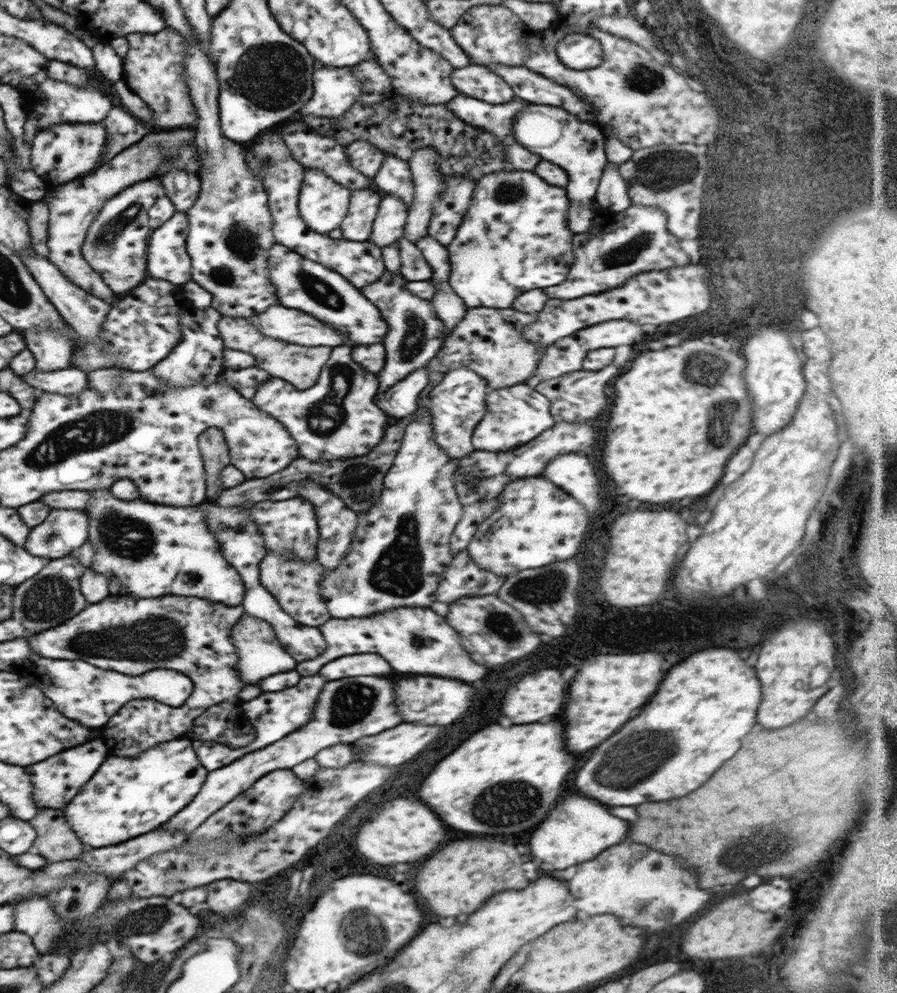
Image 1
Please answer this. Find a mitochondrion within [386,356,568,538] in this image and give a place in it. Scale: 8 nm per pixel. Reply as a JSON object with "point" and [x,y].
{"point":[508,370]}

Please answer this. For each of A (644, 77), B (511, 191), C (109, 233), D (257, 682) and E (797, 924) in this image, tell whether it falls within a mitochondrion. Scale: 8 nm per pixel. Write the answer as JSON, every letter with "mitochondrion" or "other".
{"A":"mitochondrion","B":"mitochondrion","C":"mitochondrion","D":"other","E":"other"}

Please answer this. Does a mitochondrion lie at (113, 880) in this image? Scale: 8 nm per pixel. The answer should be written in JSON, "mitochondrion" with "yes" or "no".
{"mitochondrion":"no"}

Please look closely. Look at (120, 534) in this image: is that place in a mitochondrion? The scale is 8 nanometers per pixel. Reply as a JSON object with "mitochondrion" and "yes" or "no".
{"mitochondrion":"yes"}

